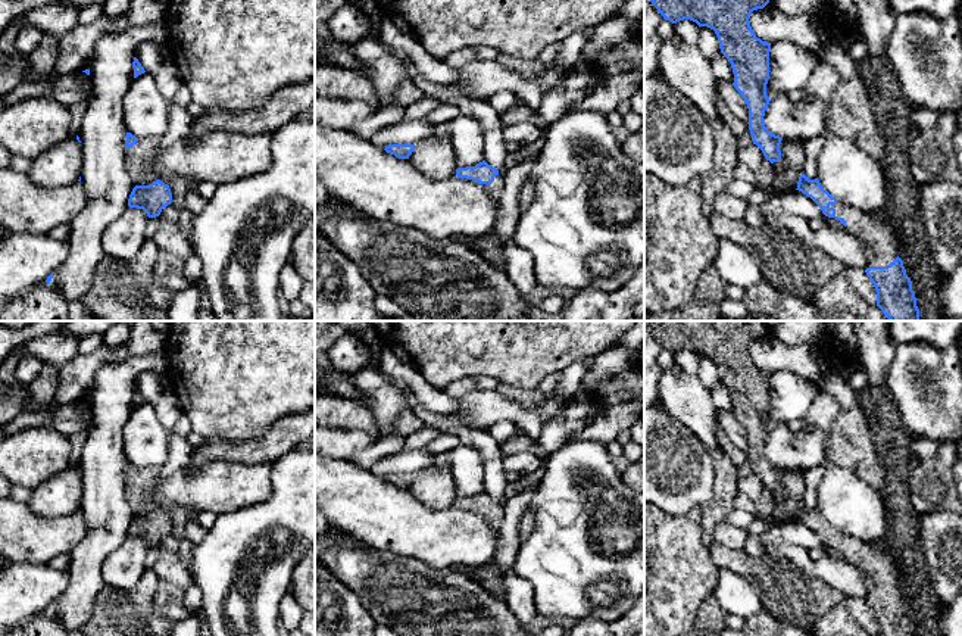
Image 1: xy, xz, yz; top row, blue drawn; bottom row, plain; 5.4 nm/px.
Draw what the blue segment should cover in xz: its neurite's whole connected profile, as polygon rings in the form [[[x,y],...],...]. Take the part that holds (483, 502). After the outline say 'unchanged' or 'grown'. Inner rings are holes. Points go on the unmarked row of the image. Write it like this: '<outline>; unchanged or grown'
[[[485,490],[477,493],[475,496],[457,498],[453,506],[480,512],[493,530],[500,530],[505,509],[499,501]]]; grown

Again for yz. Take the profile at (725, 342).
[[[644,321],[663,349],[677,353],[684,349],[715,361],[721,383],[734,402],[733,415],[749,439],[752,471],[771,493],[781,489],[783,467],[766,459],[763,446],[769,434],[771,372],[753,362],[749,347],[763,339],[769,328],[763,321]]]; unchanged

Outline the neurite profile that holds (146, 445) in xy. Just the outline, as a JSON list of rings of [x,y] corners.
[[[150,402],[134,408],[122,436],[127,461],[137,468],[160,468],[168,461],[168,433]]]

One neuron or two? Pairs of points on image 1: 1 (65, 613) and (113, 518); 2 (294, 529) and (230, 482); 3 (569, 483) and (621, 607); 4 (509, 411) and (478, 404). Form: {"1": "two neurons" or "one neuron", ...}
{"1": "one neuron", "2": "two neurons", "3": "one neuron", "4": "one neuron"}

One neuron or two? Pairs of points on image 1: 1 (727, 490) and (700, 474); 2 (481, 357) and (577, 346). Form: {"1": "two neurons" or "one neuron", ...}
{"1": "two neurons", "2": "one neuron"}

